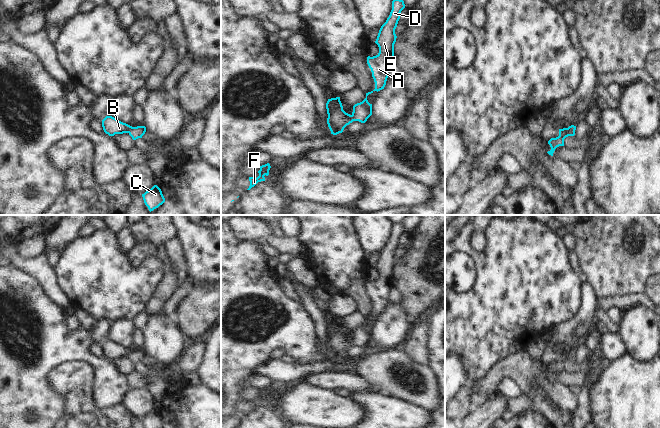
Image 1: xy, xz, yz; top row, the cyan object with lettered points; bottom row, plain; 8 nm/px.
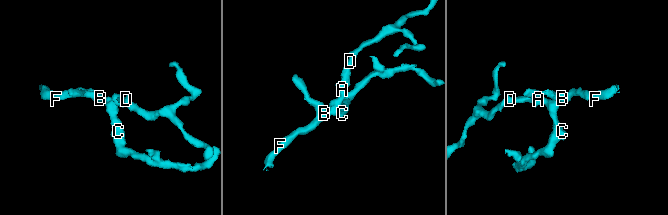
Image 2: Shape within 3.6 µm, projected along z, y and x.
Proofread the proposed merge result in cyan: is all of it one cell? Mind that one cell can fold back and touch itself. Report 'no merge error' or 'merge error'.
no merge error

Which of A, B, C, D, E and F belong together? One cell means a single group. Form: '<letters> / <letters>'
A B C D E F

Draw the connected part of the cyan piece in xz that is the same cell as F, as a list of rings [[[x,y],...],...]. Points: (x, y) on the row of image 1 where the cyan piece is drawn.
[[[269,163],[260,166],[260,170],[258,171],[259,176],[257,178],[255,177],[249,177],[249,181],[250,181],[250,186],[247,190],[250,190],[252,187],[254,187],[258,182],[261,181],[265,181],[265,175],[268,176],[269,175],[269,170],[270,170],[271,166]]]

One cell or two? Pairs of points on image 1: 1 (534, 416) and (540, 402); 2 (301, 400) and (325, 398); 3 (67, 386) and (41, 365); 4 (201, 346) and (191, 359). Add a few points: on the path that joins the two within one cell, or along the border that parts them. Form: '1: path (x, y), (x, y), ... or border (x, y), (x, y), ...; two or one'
1: path (537, 413), (540, 410), (540, 405); one
2: path (307, 400), (319, 400); one
3: border (72, 361), (50, 375), (59, 393); two
4: path (198, 349), (194, 356); one

